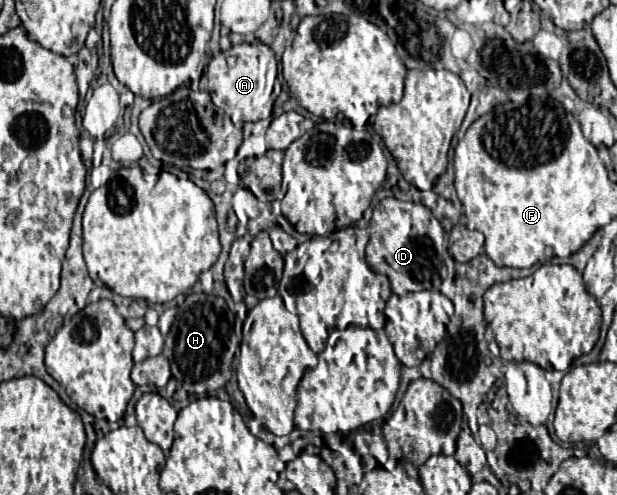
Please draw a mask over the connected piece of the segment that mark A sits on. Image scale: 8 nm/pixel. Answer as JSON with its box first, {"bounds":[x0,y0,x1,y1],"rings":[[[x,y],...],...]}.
{"bounds":[199,43,282,124],"rings":[[[242,43],[222,51],[208,63],[199,88],[210,93],[212,103],[222,109],[234,124],[257,122],[273,115],[275,101],[282,91],[277,76],[278,62],[268,45]]]}

